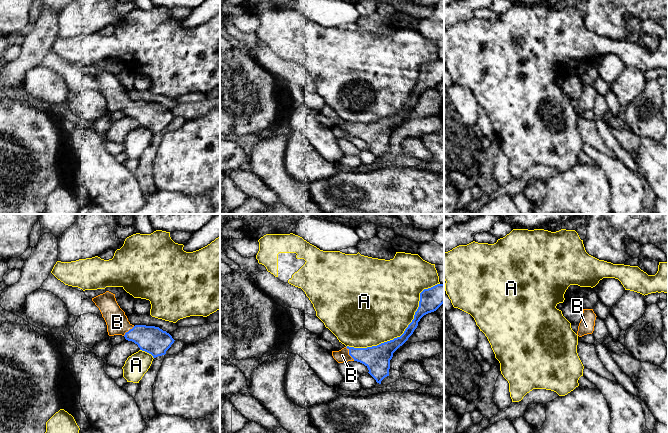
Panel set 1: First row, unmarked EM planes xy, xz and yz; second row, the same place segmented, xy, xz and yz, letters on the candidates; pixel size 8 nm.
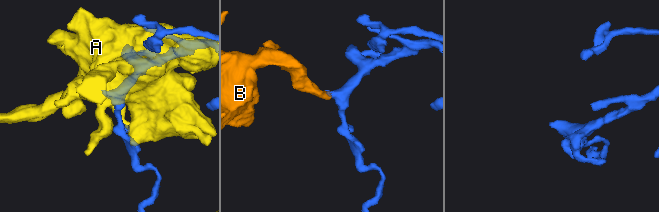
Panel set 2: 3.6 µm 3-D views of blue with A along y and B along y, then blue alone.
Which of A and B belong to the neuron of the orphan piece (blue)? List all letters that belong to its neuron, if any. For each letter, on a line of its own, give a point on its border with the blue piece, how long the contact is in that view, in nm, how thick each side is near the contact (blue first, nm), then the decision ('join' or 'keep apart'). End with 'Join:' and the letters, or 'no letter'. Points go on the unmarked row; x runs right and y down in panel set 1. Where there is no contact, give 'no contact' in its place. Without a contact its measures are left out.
A: meets blue in xz at (404, 108); contact 900 nm long; 160 nm thick on the blue side, 480 nm on the other; keep apart
B: meets blue in xz at (349, 130); contact 130 nm long; 200 nm thick on the blue side, 100 nm on the other; join
Join: B

